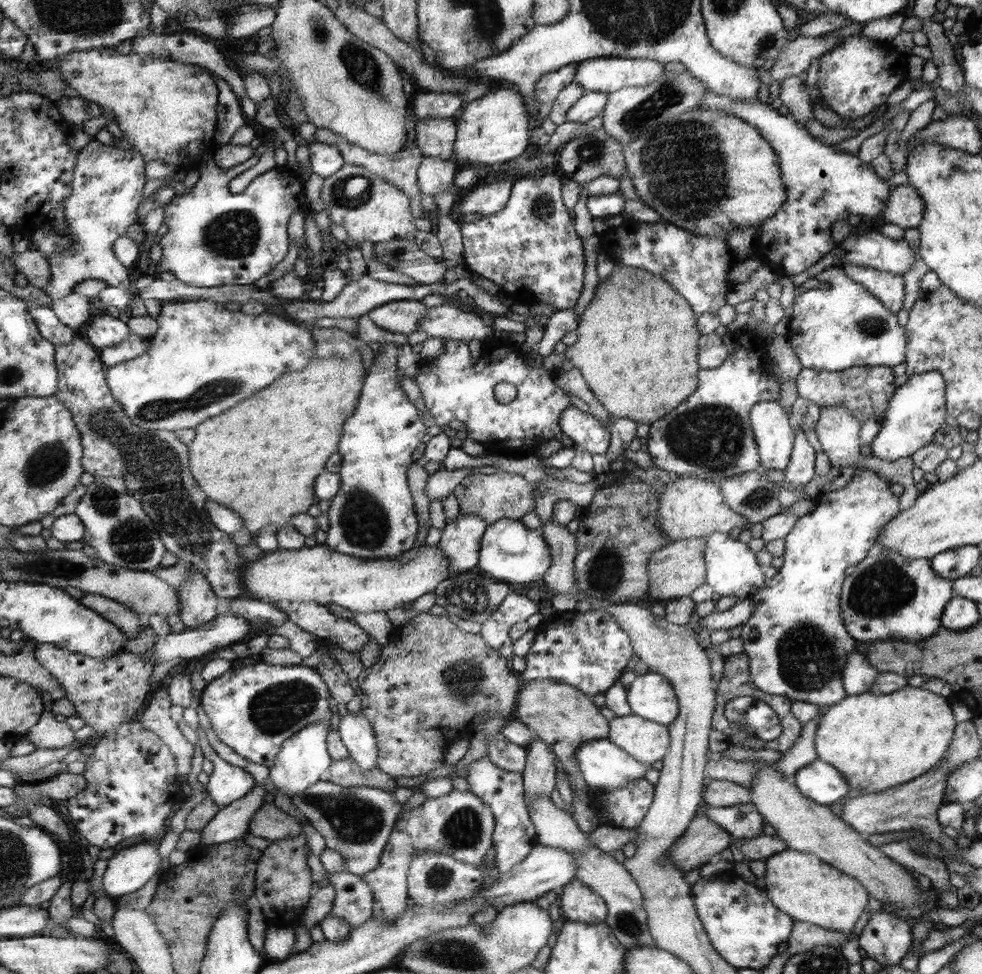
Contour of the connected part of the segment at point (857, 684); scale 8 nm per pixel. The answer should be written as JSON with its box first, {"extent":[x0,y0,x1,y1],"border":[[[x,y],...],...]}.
{"extent":[842,651,878,695],"border":[[[858,651],[847,654],[846,665],[842,668],[842,684],[848,695],[857,695],[871,689],[878,670],[875,670],[869,660]]]}

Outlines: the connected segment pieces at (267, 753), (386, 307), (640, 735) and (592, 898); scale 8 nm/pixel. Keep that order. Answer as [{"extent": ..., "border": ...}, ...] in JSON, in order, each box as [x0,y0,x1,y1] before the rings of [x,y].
[{"extent":[202,657,333,767],"border":[[[259,657],[250,665],[228,670],[222,677],[208,683],[202,690],[202,708],[205,710],[212,730],[224,744],[227,744],[240,756],[256,764],[271,767],[286,740],[300,732],[305,726],[316,721],[330,721],[333,717],[328,684],[324,676],[313,667],[305,665],[277,666],[268,665]]]},{"extent":[367,300,427,336],"border":[[[399,300],[378,306],[367,315],[384,330],[410,336],[416,333],[427,309],[421,301]]]},{"extent":[608,714,672,765],"border":[[[634,714],[612,718],[608,739],[649,765],[664,760],[672,740],[668,726]]]},{"extent":[558,881,609,924],"border":[[[582,881],[569,882],[558,895],[562,919],[586,924],[606,922],[609,909],[605,899]]]}]

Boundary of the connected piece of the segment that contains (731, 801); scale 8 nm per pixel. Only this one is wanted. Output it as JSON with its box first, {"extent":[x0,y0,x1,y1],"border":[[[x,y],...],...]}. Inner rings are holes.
{"extent":[705,779,753,808],"border":[[[712,779],[710,784],[706,785],[705,801],[714,808],[732,808],[751,803],[753,795],[738,783]]]}

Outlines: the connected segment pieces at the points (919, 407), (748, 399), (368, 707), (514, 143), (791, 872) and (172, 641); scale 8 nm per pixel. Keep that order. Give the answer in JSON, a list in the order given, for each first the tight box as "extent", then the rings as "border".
[{"extent":[870,370,946,461],"border":[[[939,370],[913,374],[906,383],[900,385],[890,397],[881,428],[870,443],[874,458],[893,461],[911,457],[917,450],[933,442],[935,434],[945,424],[946,381]]]},{"extent":[647,331,780,482],"border":[[[745,331],[733,338],[734,349],[718,368],[702,368],[702,386],[698,385],[696,392],[688,400],[682,402],[664,418],[650,424],[647,445],[651,459],[657,468],[670,472],[673,477],[692,477],[717,482],[722,478],[730,478],[761,468],[761,455],[749,412],[754,405],[763,400],[778,401],[780,382],[770,379],[770,374],[766,372],[768,370],[767,344],[756,342],[756,336]]]},{"extent":[357,612,520,779],"border":[[[424,612],[394,628],[376,664],[357,678],[362,696],[360,713],[370,721],[377,742],[377,767],[395,779],[428,775],[442,766],[450,748],[442,746],[442,738],[446,742],[459,740],[464,732],[472,732],[496,716],[510,721],[520,695],[520,678],[506,668],[507,661],[480,635],[463,631],[448,617]]]},{"extent":[453,87,530,170],"border":[[[502,87],[466,104],[462,115],[457,117],[453,160],[458,166],[473,164],[481,170],[491,169],[518,158],[530,143],[529,113],[514,87]]]},{"extent":[765,848,869,932],"border":[[[790,848],[772,855],[765,863],[765,889],[774,906],[785,911],[794,921],[808,922],[836,932],[853,932],[868,906],[869,892],[861,882],[821,858]]]},{"extent":[154,612,250,666],"border":[[[228,612],[218,615],[212,622],[201,625],[198,629],[186,628],[182,633],[170,633],[166,637],[155,640],[154,645],[154,666],[163,662],[171,662],[174,658],[196,658],[204,656],[210,650],[218,648],[218,646],[231,646],[233,643],[247,642],[250,639],[250,621],[236,614],[228,614]]]}]

